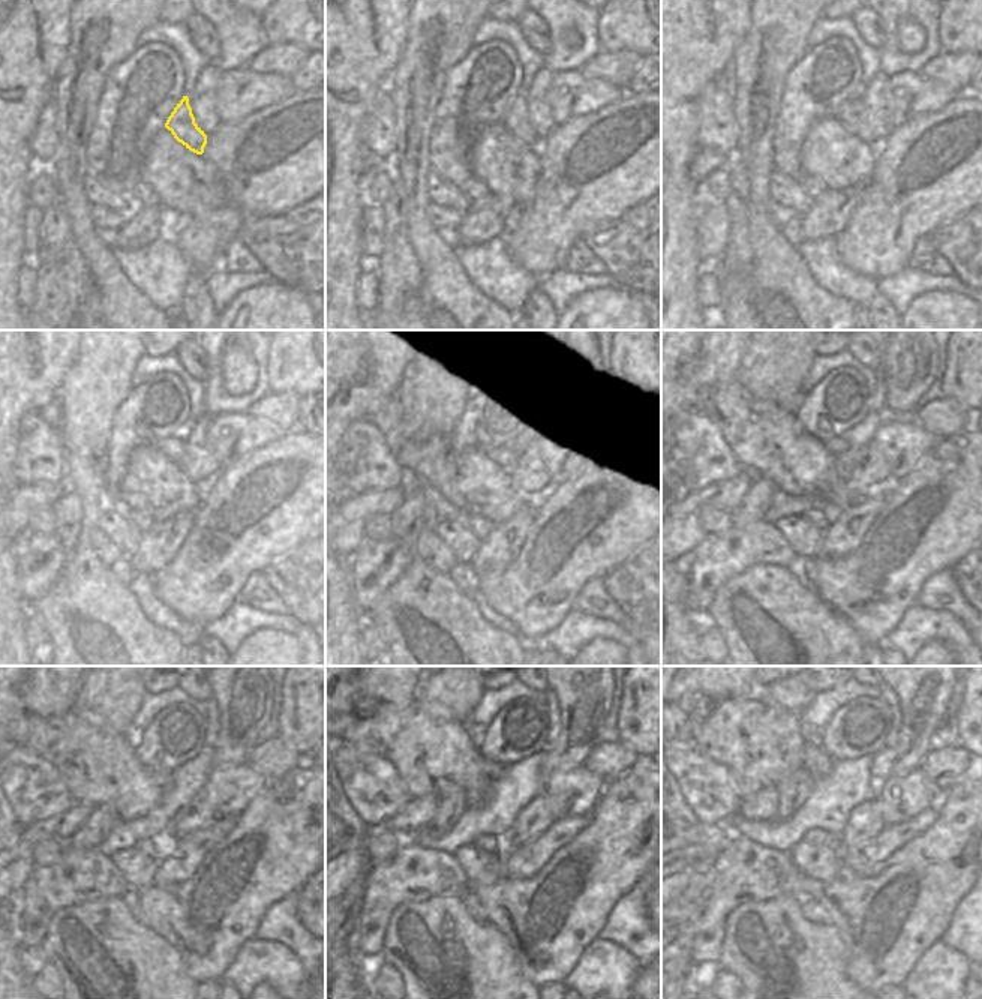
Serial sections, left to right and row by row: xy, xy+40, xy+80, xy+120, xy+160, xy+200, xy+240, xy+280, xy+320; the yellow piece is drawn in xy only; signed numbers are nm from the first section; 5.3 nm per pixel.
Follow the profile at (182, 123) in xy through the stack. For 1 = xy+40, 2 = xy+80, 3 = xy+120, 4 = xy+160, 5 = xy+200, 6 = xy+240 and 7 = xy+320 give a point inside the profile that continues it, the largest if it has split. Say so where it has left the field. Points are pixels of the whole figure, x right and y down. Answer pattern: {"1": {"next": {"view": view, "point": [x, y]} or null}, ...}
{"1": {"next": {"view": "xy+40", "point": [516, 120]}}, "2": {"next": {"view": "xy+80", "point": [849, 114]}}, "3": {"next": {"view": "xy+120", "point": [173, 447]}}, "4": {"next": {"view": "xy+160", "point": [504, 452]}}, "5": {"next": {"view": "xy+200", "point": [837, 446]}}, "6": {"next": {"view": "xy+240", "point": [161, 780]}}, "7": {"next": {"view": "xy+320", "point": [817, 764]}}}

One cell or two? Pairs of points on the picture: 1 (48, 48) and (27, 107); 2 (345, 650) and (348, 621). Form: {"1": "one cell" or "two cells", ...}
{"1": "one cell", "2": "one cell"}

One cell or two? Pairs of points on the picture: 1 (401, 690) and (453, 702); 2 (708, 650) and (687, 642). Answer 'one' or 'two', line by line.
1: two
2: two

